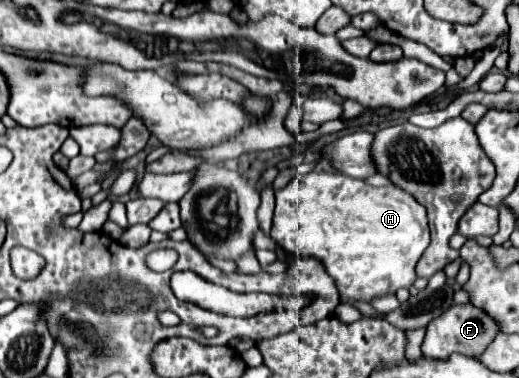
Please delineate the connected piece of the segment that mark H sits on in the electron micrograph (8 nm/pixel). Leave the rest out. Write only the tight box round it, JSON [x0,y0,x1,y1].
[270,172,430,304]

